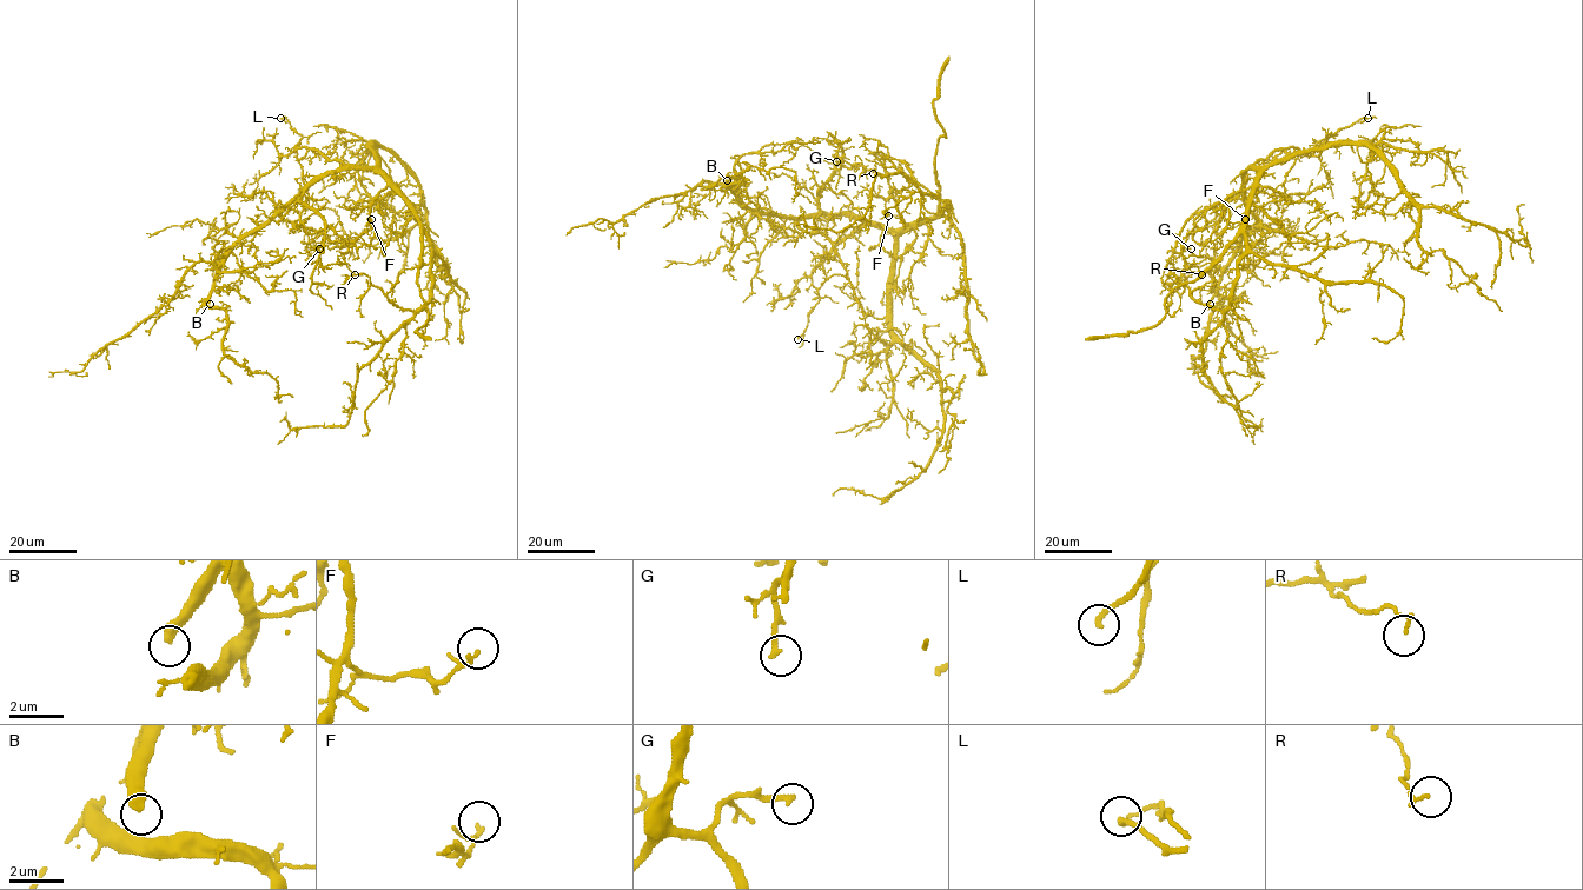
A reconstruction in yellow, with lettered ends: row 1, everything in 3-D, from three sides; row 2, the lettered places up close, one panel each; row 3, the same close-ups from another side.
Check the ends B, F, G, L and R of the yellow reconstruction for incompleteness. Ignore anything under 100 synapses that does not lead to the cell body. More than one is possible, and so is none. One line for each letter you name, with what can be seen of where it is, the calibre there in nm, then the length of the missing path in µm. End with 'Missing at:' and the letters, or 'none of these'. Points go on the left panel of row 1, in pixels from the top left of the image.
B: at (210, 304); 300 nm thick; about 60 µm are missing
Missing at: B

